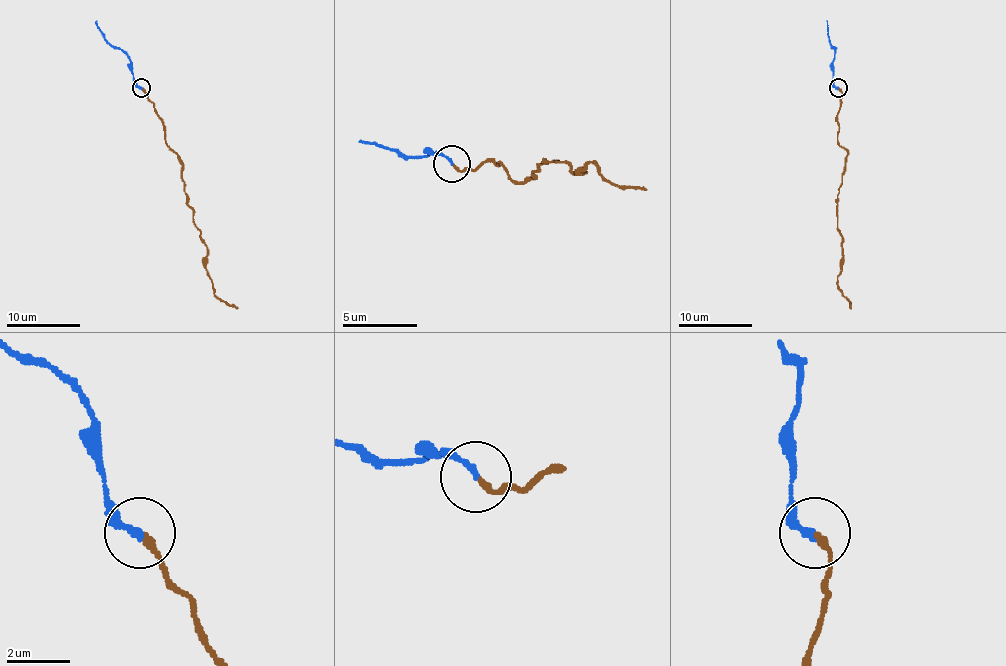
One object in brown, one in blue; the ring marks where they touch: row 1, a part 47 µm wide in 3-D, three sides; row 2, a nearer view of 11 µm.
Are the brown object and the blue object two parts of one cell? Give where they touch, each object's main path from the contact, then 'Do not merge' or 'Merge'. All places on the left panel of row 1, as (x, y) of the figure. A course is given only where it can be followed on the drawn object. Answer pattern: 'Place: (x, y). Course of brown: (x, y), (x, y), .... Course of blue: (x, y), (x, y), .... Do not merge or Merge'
Place: (141, 88). Course of brown: (141, 87), (161, 118), (165, 142), (178, 155), (187, 205), (207, 247), (205, 269), (213, 290), (238, 308). Course of blue: (141, 87), (133, 78), (130, 58), (104, 38), (95, 21). Merge

